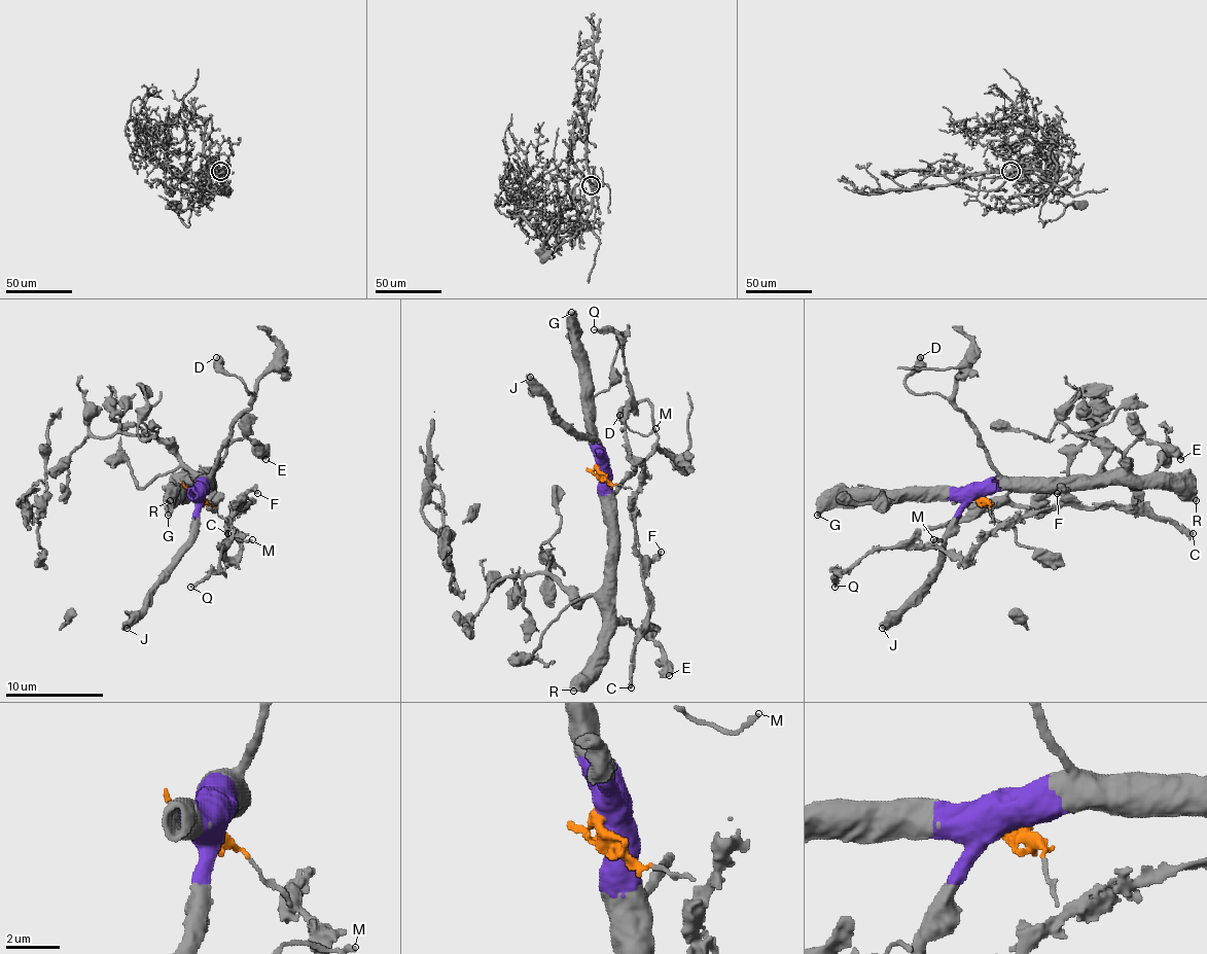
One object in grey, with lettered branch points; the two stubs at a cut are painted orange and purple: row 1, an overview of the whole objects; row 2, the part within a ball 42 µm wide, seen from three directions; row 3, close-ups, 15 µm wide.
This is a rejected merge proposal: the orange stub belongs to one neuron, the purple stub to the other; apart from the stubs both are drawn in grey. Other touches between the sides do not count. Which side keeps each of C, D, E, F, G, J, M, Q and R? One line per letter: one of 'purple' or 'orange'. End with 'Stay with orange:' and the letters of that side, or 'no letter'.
C: orange
D: purple
E: purple
F: orange
G: purple
J: purple
M: orange
Q: orange
R: purple
Stay with orange: C, F, M, Q

